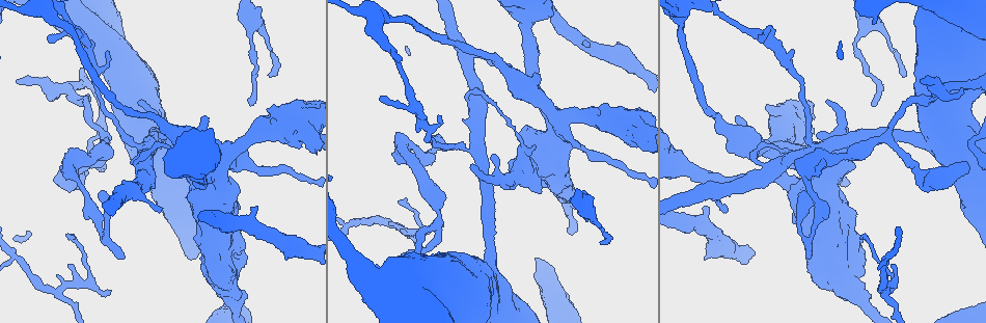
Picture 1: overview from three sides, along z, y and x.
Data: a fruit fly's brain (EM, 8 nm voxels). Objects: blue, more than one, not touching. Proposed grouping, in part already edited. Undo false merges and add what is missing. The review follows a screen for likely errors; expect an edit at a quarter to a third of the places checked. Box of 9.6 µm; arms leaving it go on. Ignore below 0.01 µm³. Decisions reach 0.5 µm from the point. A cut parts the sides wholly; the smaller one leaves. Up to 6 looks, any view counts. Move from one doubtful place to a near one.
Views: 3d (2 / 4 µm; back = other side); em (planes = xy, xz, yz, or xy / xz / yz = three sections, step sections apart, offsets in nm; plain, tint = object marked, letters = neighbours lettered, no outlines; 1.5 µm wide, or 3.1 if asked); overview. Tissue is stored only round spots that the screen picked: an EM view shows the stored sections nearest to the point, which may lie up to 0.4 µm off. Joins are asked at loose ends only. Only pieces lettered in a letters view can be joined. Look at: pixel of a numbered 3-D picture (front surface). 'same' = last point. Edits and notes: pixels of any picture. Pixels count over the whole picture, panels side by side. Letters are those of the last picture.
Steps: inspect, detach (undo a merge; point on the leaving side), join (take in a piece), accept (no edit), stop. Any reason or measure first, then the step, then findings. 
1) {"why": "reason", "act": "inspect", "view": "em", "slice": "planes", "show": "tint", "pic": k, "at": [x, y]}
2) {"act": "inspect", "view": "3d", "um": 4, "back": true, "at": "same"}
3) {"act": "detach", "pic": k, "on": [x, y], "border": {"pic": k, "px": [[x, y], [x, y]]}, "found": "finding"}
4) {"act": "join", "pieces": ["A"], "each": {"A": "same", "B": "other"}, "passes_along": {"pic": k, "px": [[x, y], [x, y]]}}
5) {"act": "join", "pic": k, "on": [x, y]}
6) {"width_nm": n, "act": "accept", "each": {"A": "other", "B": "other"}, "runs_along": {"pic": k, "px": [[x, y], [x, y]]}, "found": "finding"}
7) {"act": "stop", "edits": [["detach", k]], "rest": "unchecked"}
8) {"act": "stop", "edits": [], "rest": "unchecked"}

{"why": "thin end", "act": "inspect", "view": "3d", "um": 2, "pic": 1, "at": [67, 235]}

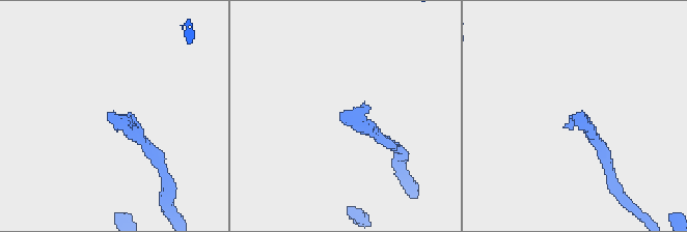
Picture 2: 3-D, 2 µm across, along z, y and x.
{"why": "shape alone is not enough", "act": "inspect", "view": "em", "slice": "planes", "show": "letters", "pic": 2, "at": [574, 117]}

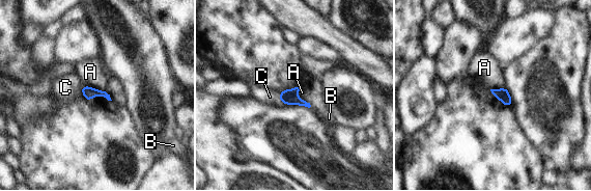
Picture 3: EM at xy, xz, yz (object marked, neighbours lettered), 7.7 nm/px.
{"act": "accept", "each": {"A": "other", "B": "other", "C": "other"}, "border": {"pic": 3, "px": [[83, 85], [106, 90]]}, "found": "none of them fits"}

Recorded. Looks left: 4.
{"why": "sharp bend", "act": "inspect", "view": "em", "slice": "xy", "step": 4, "show": "tint", "pic": 1, "at": [921, 176]}

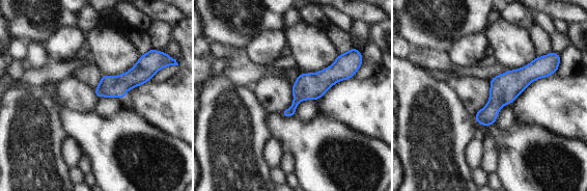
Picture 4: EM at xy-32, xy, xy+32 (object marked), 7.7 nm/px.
{"why": "another direction", "act": "inspect", "view": "em", "slice": "planes", "show": "letters", "at": "same"}

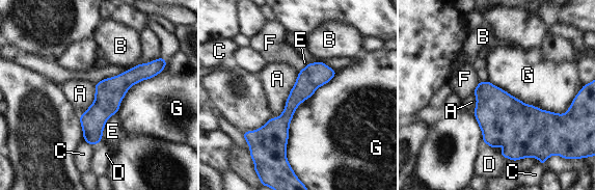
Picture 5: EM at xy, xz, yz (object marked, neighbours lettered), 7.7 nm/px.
{"act": "accept", "each": {"A": "other", "B": "other", "C": "other", "D": "other", "E": "other", "F": "other", "G": "other"}, "runs_along": {"pic": 5, "px": [[320, 64], [275, 131], [275, 152]]}, "found": "all the same cell"}

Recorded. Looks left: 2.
{"why": "branch stops here", "act": "inspect", "view": "em", "slice": "planes", "show": "letters", "pic": 1, "at": [109, 290]}

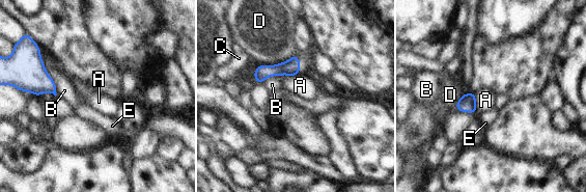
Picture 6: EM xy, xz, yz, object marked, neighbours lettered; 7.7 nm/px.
{"act": "accept", "each": {"A": "other", "B": "other", "C": "other", "D": "other", "E": "other"}, "border": {"pic": 6, "px": [[298, 73], [296, 75], [278, 76]]}, "found": "no lettered piece goes on from it"}

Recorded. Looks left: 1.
{"act": "stop", "edits": [], "rest": "unchecked"}

